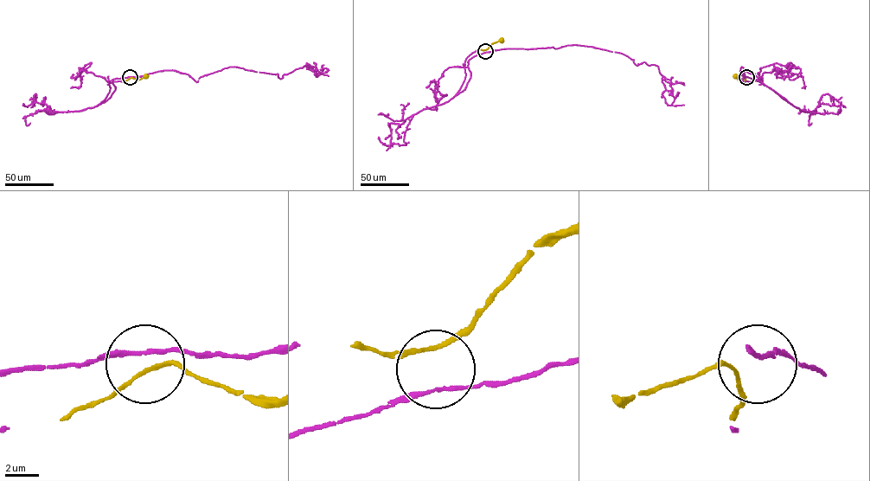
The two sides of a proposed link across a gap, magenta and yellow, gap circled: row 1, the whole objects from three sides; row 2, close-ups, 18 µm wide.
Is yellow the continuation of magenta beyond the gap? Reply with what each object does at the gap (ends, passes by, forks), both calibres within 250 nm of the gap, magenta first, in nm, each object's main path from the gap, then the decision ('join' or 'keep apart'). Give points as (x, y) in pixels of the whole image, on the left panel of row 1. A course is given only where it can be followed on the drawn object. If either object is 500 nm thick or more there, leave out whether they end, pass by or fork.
magenta passes by; yellow passes by; 220 nm thick on the magenta side, 220 nm on the other; magenta runs (130, 77), (174, 70), (197, 82), (235, 67), (278, 73), (281, 79), (307, 63), (316, 73); yellow runs (130, 78), (146, 76); join

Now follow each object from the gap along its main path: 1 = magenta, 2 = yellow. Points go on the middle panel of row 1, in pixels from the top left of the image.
1: (485, 52), (591, 46), (623, 54), (636, 65), (657, 66), (668, 105), (674, 98), (671, 84)
2: (485, 50), (502, 40)

